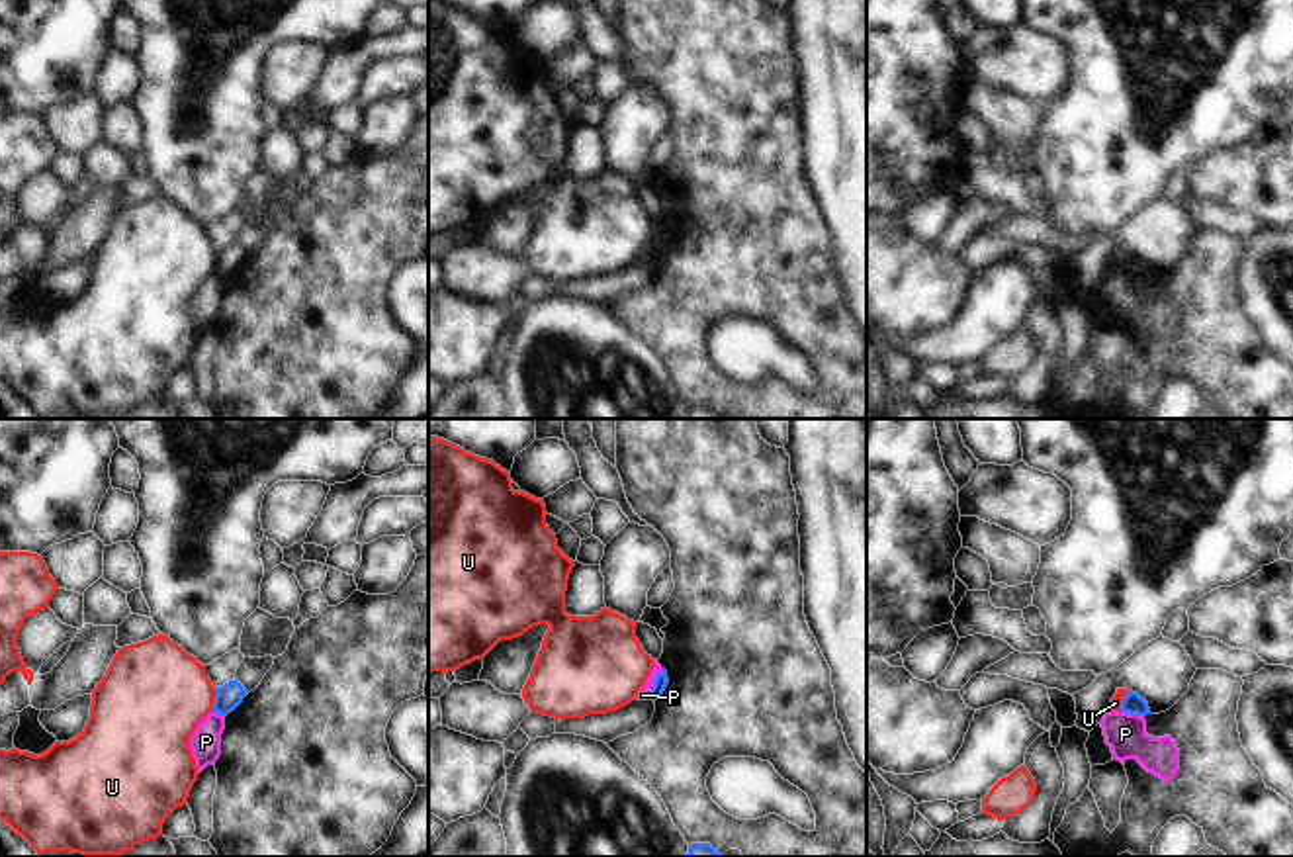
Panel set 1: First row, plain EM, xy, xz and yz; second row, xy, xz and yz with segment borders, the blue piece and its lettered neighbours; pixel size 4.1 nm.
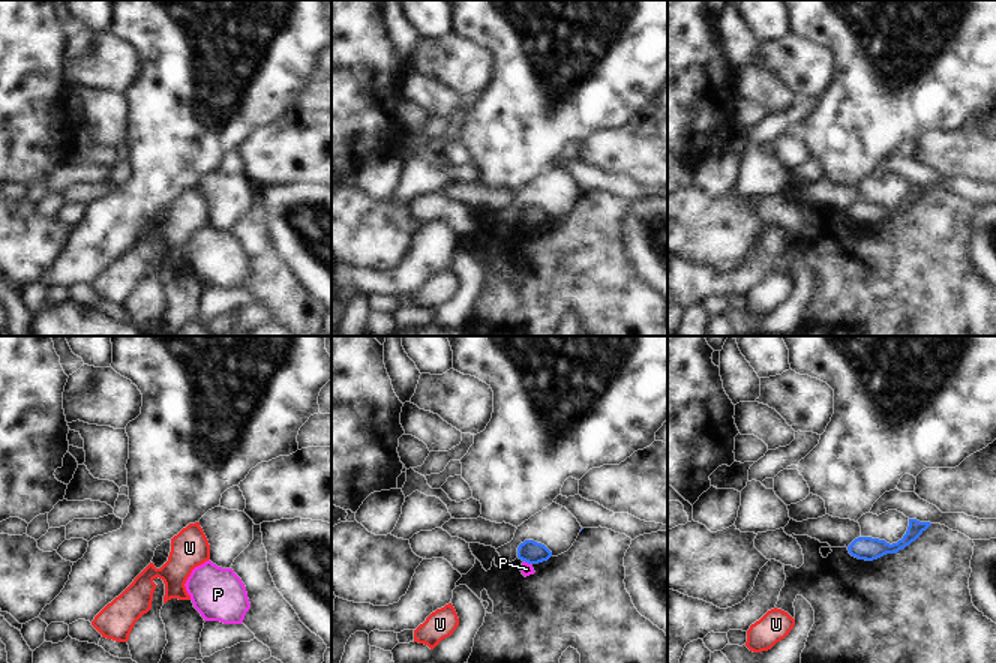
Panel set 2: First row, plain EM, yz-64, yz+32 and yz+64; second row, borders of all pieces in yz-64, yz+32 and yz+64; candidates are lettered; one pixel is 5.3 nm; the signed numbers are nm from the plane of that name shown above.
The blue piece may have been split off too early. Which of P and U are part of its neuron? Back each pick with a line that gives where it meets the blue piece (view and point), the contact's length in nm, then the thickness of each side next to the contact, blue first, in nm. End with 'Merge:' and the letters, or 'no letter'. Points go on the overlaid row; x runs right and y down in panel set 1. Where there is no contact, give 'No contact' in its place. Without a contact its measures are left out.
Merge: no letter

